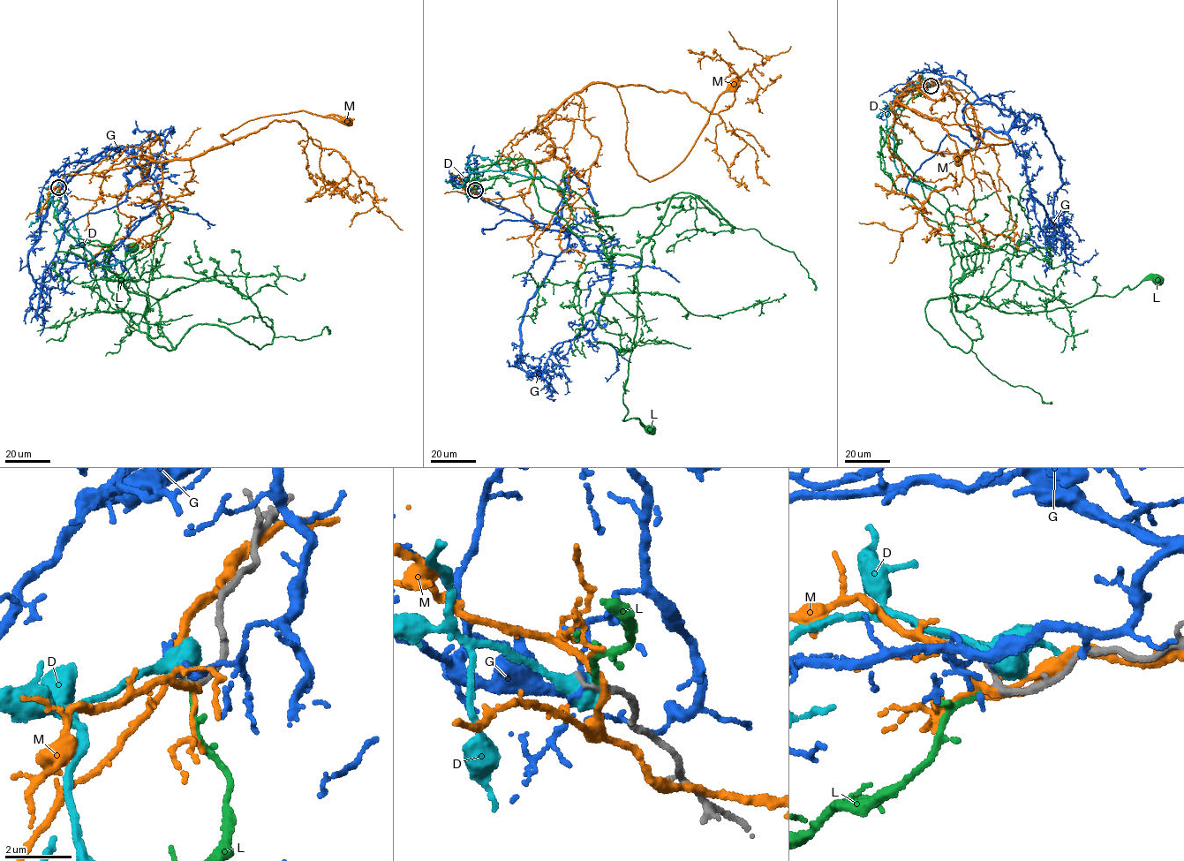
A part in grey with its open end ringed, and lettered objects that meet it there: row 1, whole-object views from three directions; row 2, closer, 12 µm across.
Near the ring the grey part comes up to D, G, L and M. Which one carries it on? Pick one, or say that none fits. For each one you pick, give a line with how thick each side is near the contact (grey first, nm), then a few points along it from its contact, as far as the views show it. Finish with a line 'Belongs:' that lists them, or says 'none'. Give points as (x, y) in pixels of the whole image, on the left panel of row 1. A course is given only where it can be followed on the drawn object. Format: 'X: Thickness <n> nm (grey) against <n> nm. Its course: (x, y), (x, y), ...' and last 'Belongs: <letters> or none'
L: Thickness 240 nm (grey) against 160 nm. Its course: (58, 187), (55, 217), (113, 245), (105, 275), (147, 298), (149, 339), (170, 350), (106, 284), (132, 246)
Belongs: L

